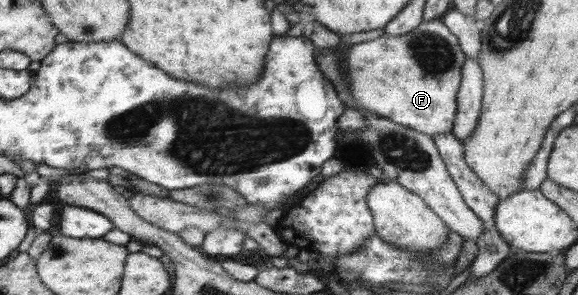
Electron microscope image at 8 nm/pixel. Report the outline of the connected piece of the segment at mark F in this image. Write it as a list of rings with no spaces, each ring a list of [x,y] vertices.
[[[427,20],[405,35],[386,35],[343,48],[356,104],[383,119],[431,137],[450,133],[465,53],[458,37],[441,21]]]

